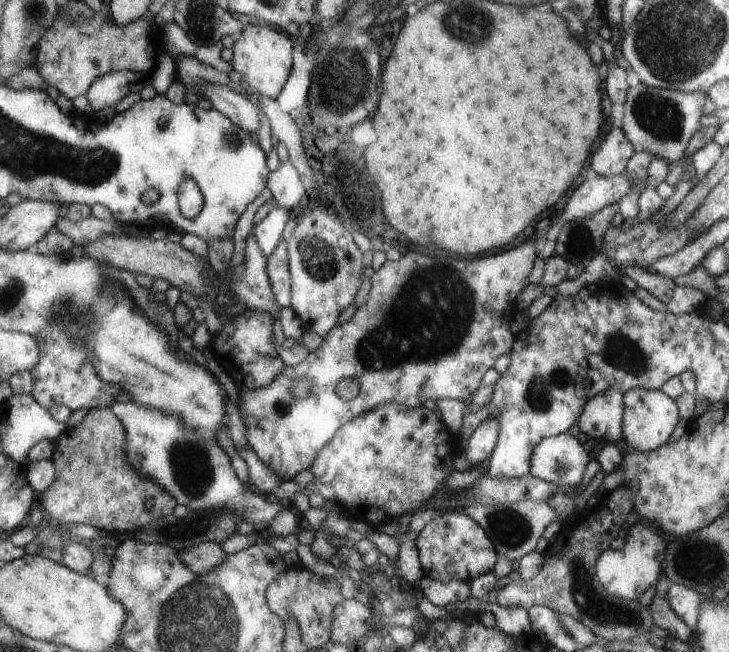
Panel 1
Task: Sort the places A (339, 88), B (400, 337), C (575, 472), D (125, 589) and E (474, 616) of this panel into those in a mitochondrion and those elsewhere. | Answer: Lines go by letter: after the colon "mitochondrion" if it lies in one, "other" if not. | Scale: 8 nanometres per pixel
A: mitochondrion
B: mitochondrion
C: other
D: other
E: other

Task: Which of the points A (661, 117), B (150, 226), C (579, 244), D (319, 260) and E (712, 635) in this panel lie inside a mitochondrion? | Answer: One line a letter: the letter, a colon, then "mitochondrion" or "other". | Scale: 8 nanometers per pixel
A: mitochondrion
B: other
C: mitochondrion
D: mitochondrion
E: other

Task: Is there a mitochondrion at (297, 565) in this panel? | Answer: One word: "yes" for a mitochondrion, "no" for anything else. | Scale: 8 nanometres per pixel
no

